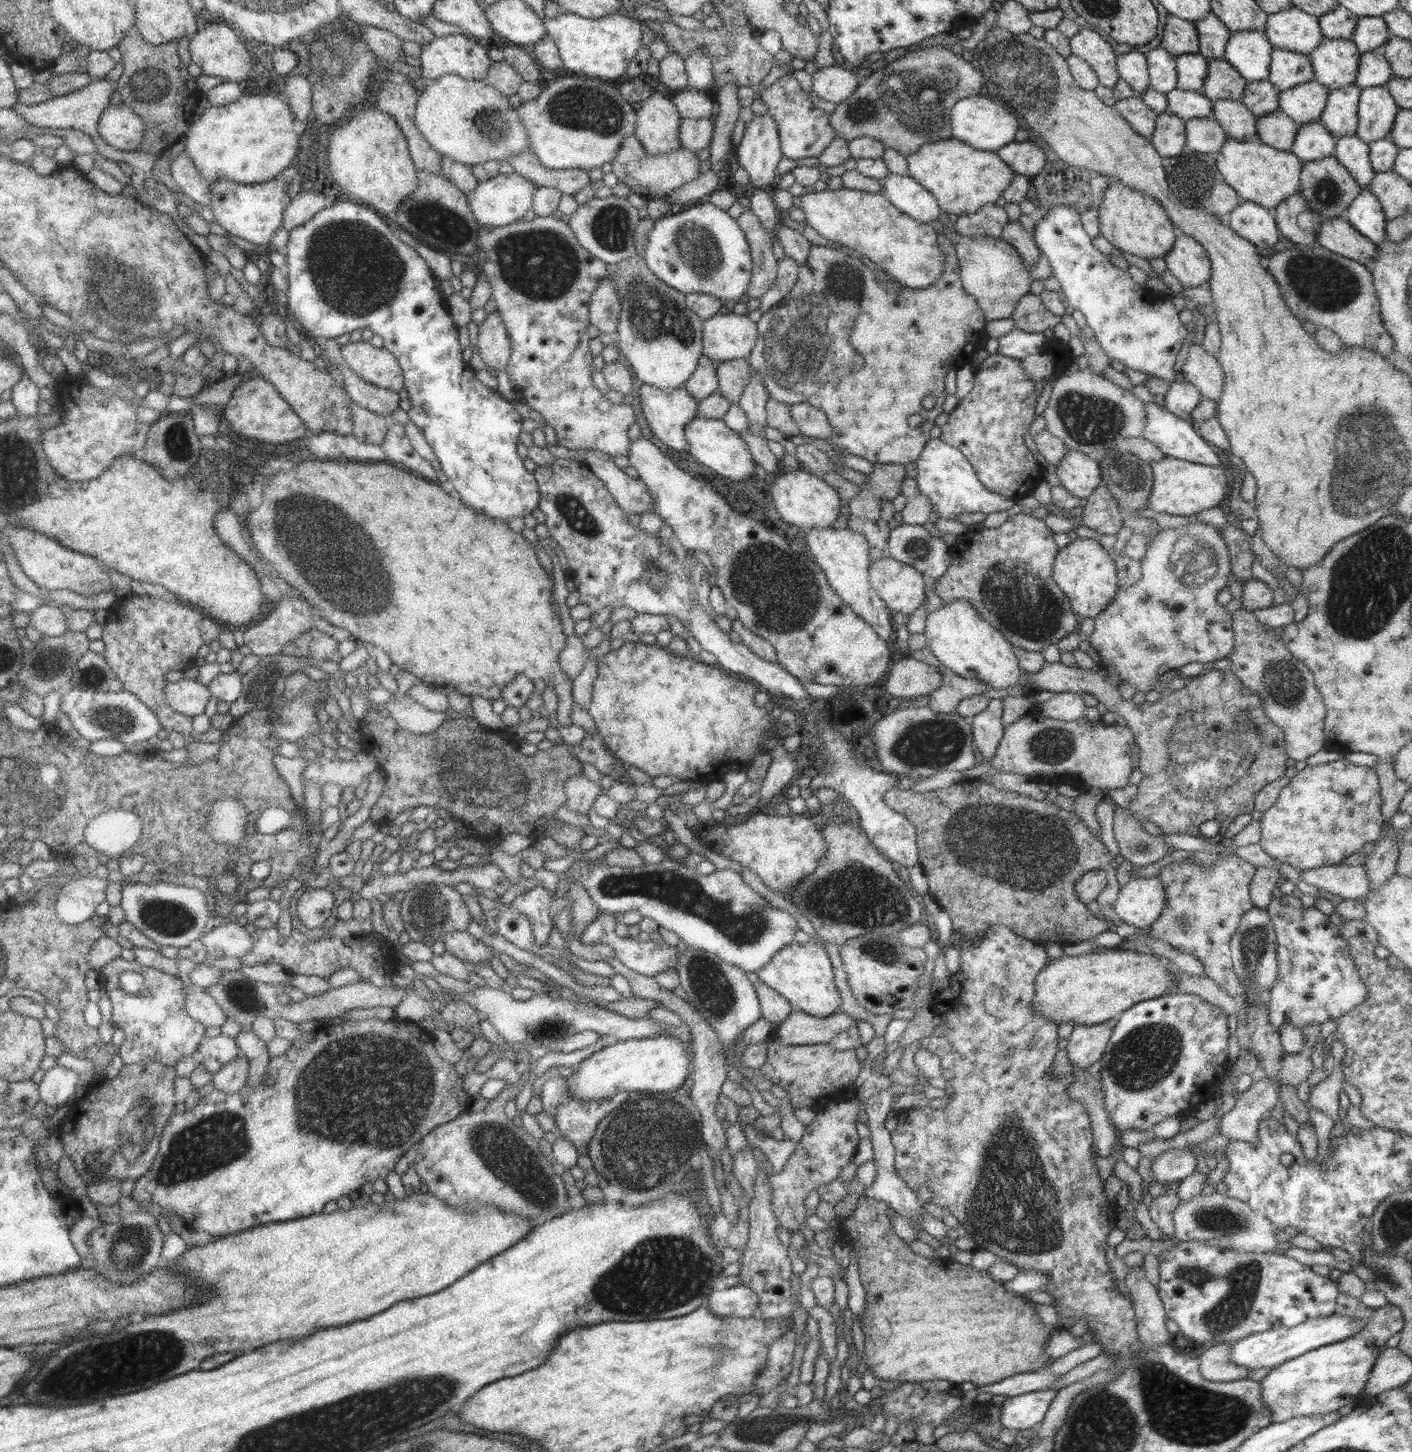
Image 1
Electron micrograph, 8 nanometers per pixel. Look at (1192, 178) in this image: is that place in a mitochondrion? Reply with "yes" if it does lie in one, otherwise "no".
yes

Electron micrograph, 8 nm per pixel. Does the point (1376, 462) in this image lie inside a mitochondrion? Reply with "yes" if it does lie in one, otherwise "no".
yes

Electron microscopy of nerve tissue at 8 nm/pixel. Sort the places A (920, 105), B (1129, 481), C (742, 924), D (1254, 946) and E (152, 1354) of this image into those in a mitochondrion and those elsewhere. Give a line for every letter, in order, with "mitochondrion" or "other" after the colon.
A: mitochondrion
B: mitochondrion
C: mitochondrion
D: mitochondrion
E: mitochondrion

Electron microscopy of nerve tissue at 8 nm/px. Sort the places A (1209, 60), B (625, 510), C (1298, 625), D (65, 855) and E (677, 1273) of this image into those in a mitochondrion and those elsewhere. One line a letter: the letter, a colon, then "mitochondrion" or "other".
A: other
B: other
C: other
D: other
E: mitochondrion

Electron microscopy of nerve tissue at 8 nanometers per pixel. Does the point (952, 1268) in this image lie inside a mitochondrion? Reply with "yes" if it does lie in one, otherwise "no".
no

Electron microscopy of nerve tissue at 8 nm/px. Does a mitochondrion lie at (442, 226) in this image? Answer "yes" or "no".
yes

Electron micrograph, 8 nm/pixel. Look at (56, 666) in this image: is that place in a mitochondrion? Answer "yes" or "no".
yes

